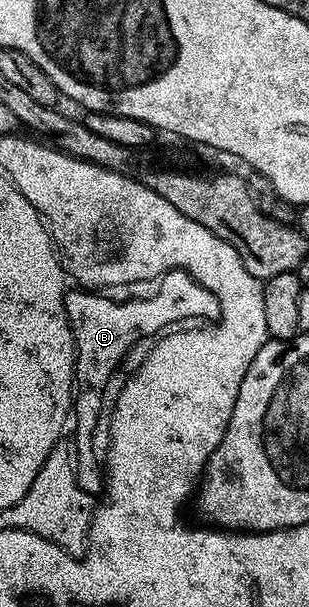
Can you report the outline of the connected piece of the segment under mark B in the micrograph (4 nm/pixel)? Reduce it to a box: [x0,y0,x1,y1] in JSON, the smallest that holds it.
[65,271,221,497]

